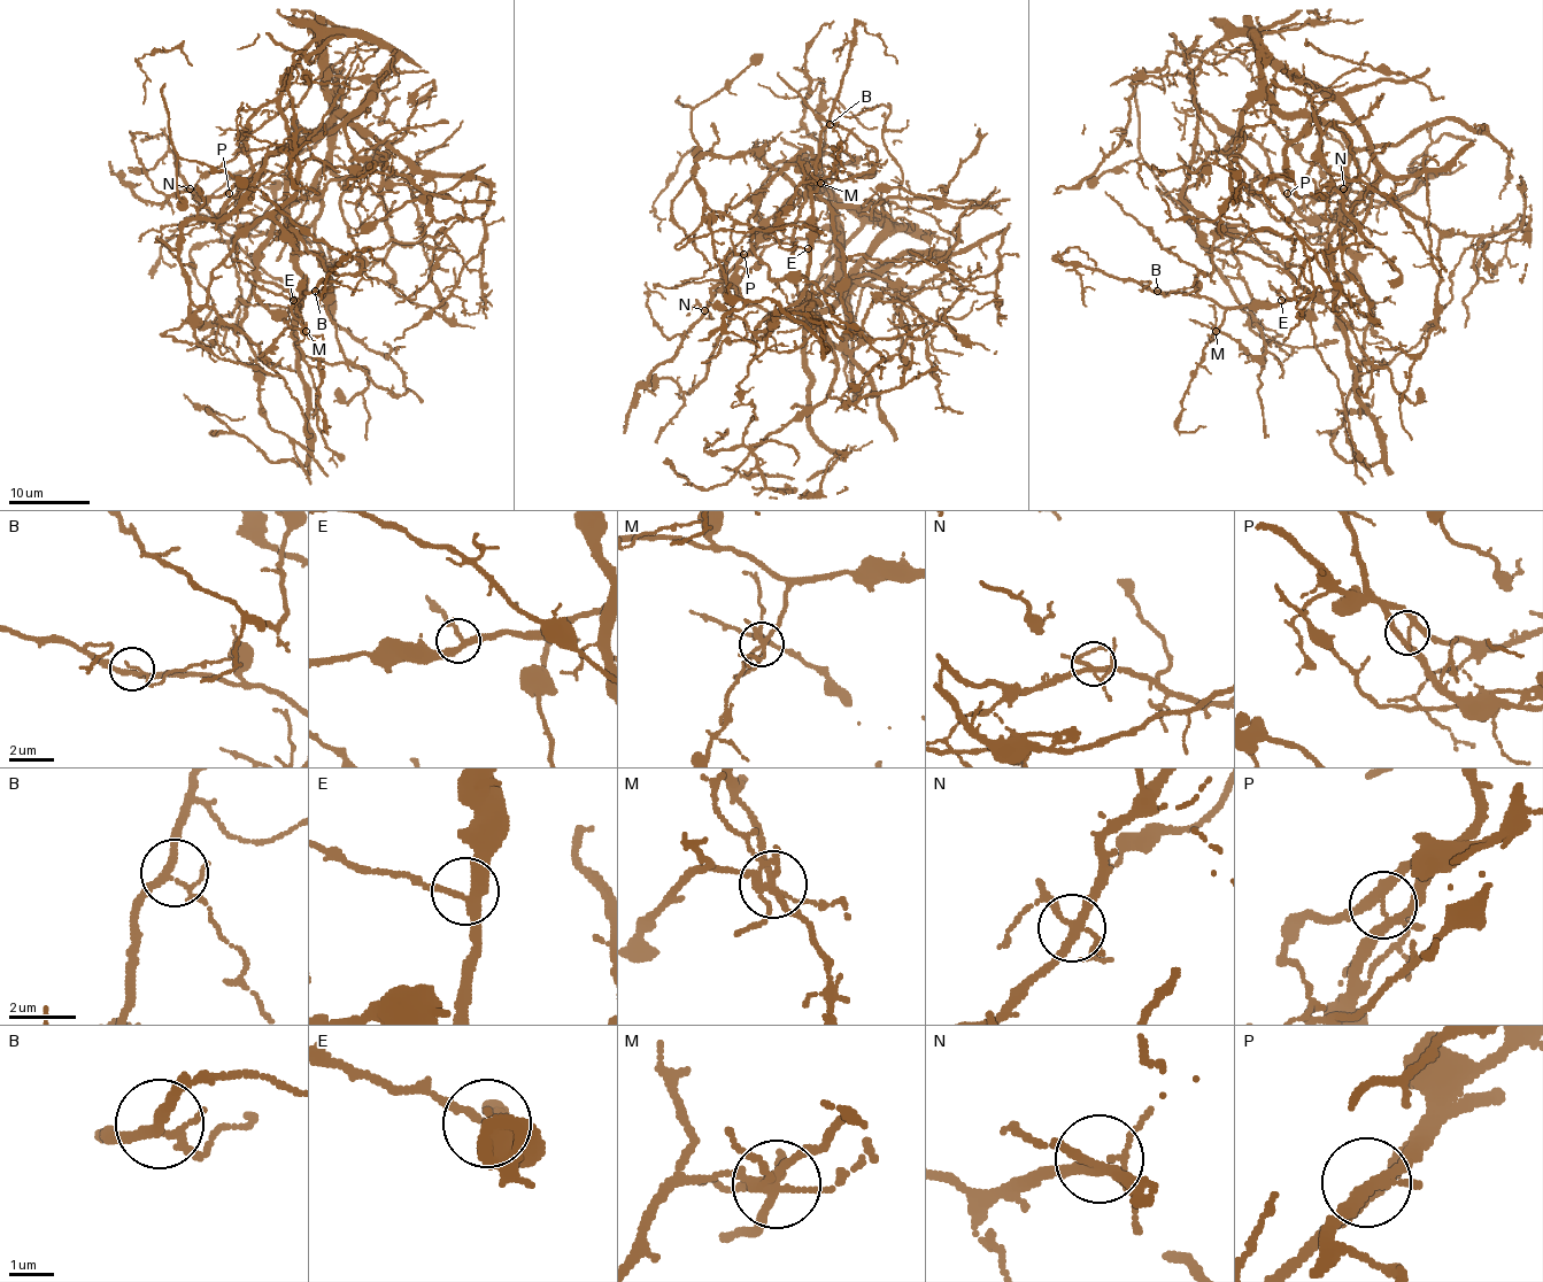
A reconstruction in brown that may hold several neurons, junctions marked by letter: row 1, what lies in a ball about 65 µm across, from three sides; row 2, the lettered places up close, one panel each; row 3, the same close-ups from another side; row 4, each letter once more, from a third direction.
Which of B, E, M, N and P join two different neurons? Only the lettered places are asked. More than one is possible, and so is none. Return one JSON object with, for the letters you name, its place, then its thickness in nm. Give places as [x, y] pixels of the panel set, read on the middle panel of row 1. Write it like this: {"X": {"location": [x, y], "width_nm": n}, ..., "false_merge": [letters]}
{"M": {"location": [820, 183], "width_nm": 200}, "P": {"location": [743, 254], "width_nm": 240}, "false_merge": ["M", "P"]}

